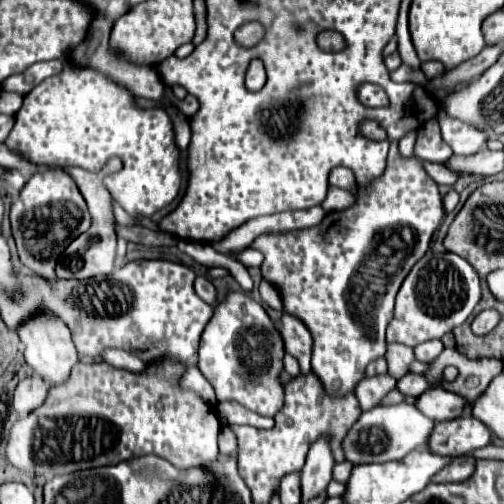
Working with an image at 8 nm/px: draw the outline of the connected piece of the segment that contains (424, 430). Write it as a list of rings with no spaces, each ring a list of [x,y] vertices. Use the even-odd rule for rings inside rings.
[[[394,404],[394,406],[374,406],[360,414],[354,426],[348,430],[342,440],[342,450],[348,462],[354,466],[370,464],[370,462],[390,462],[402,460],[408,452],[424,448],[430,436],[434,422],[420,414],[412,404]]]

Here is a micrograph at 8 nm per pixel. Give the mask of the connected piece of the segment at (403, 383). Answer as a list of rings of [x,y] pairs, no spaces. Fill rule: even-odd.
[[[404,374],[398,382],[396,382],[396,390],[400,390],[406,398],[418,398],[418,394],[422,394],[428,386],[428,382],[424,382],[422,374]]]

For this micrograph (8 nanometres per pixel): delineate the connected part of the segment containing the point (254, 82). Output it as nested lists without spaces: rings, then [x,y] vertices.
[[[252,60],[248,74],[246,74],[246,88],[248,90],[260,90],[266,84],[266,72],[264,64],[260,60]]]

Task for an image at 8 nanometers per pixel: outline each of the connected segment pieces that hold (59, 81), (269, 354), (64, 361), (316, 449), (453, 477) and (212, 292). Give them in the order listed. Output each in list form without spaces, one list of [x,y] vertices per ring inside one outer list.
[[[66,66],[58,76],[46,78],[38,88],[24,96],[22,108],[16,112],[16,124],[10,132],[10,150],[22,154],[28,162],[36,166],[80,166],[90,172],[100,172],[110,158],[122,160],[122,170],[108,174],[104,184],[112,197],[132,218],[138,214],[152,216],[166,204],[170,204],[180,190],[180,168],[178,168],[178,148],[174,144],[172,122],[164,108],[140,110],[134,104],[132,94],[120,88],[106,76],[100,76],[90,68]]]
[[[228,292],[226,298],[214,306],[214,314],[210,322],[206,324],[202,338],[200,338],[198,368],[204,374],[204,378],[212,384],[218,402],[236,400],[236,402],[242,402],[242,406],[262,416],[274,416],[282,408],[282,402],[284,402],[284,390],[278,380],[282,372],[282,358],[284,358],[282,338],[278,330],[274,328],[270,316],[264,312],[264,308],[258,302],[254,302],[250,296],[242,292]]]
[[[36,310],[30,318],[26,318],[20,326],[18,326],[18,334],[24,348],[24,358],[28,362],[28,366],[32,366],[32,370],[42,376],[46,380],[48,386],[54,386],[58,382],[64,382],[72,370],[72,366],[78,362],[78,352],[76,346],[72,342],[72,334],[68,330],[68,326],[50,310]]]
[[[320,438],[318,442],[312,444],[306,466],[302,468],[300,474],[300,482],[302,482],[300,502],[308,502],[326,490],[328,482],[332,480],[332,466],[334,466],[334,458],[328,448],[328,438]]]
[[[466,454],[466,456],[458,456],[454,460],[450,460],[448,466],[444,466],[438,474],[434,474],[432,482],[462,482],[466,478],[470,478],[470,472],[474,472],[474,456]]]
[[[196,276],[196,280],[194,280],[194,290],[196,290],[196,294],[198,294],[204,302],[208,302],[208,304],[214,304],[214,302],[216,302],[216,288],[212,286],[212,282],[210,282],[206,276]]]

